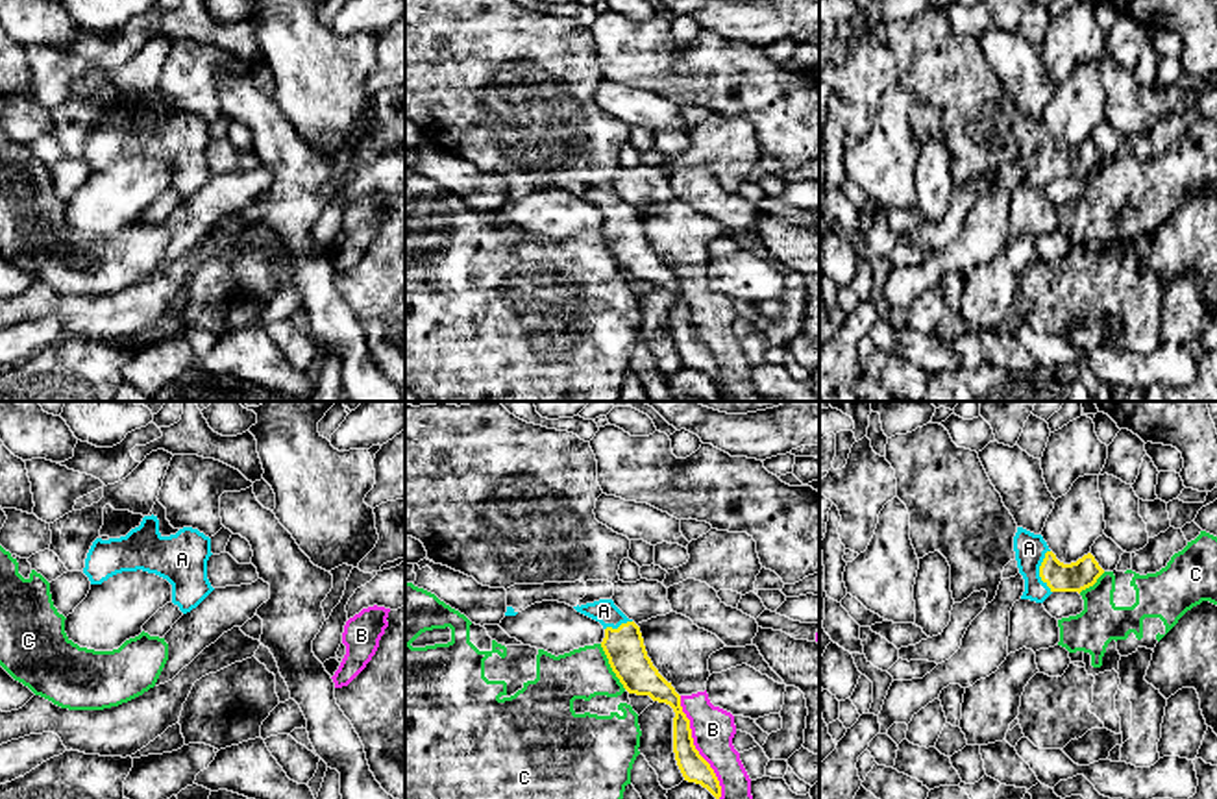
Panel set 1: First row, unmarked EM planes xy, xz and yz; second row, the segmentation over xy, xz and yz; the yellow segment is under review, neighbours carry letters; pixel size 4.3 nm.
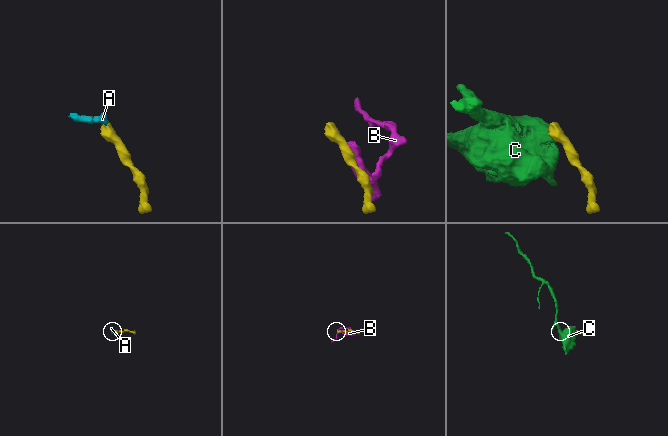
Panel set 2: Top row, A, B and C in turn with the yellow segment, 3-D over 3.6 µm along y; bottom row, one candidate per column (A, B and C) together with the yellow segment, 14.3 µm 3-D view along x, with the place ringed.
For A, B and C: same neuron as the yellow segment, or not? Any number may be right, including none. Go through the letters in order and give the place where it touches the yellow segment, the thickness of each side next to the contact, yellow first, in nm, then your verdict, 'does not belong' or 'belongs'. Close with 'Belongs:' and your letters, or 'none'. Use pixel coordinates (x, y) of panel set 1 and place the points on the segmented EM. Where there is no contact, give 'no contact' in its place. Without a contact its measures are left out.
A: contact yz (1040, 572); calibres 130 and 130 nm; belongs
B: contact xz (694, 748); calibres 120 and 190 nm; does not belong
C: contact xz (611, 666); calibres 170 and 220 nm; does not belong
Belongs: A

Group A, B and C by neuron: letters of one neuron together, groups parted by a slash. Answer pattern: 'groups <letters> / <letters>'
groups A / B / C

